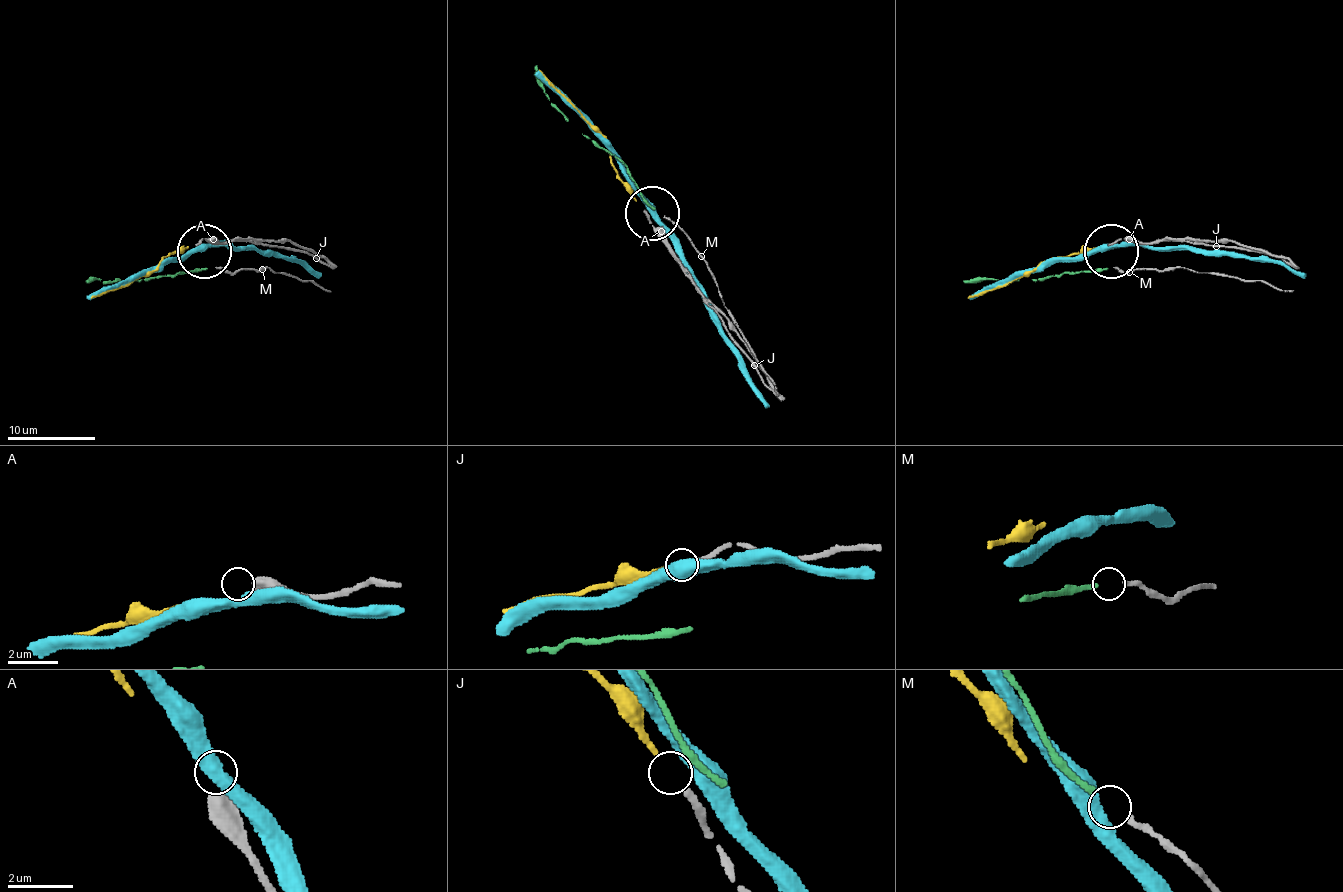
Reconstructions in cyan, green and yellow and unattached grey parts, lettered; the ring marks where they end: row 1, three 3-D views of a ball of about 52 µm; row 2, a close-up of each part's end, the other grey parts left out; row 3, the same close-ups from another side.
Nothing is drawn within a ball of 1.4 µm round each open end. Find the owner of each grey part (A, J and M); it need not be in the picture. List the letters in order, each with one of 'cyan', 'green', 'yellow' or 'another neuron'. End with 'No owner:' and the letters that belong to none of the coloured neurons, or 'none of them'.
A: another neuron
J: yellow
M: green
No owner: A

